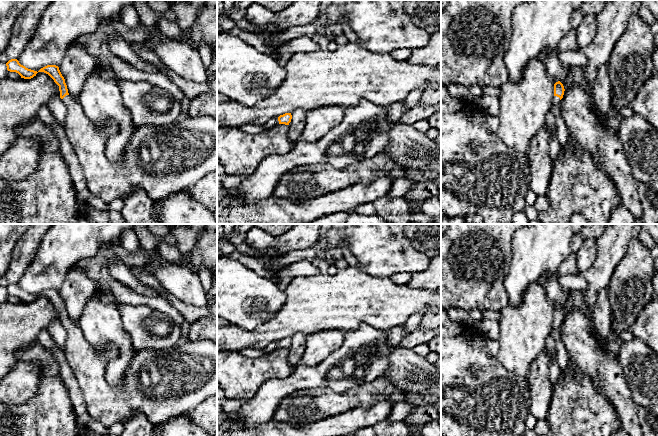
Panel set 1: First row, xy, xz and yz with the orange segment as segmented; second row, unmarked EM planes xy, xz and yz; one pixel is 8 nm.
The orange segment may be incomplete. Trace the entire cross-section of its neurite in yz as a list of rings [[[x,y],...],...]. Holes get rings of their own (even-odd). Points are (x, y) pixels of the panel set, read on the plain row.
[[[560,305],[554,308],[554,321],[552,324],[552,330],[560,327],[560,324],[563,322],[564,315],[564,310]]]

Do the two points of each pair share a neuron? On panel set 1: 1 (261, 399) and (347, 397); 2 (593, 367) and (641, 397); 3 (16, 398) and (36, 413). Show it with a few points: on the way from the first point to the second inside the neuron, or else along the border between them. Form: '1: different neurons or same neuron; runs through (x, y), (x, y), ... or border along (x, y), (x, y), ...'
1: different neurons; border along (303, 388), (288, 393), (279, 403), (271, 419)
2: different neurons; border along (621, 368), (631, 398), (637, 406)
3: different neurons; border along (38, 385), (30, 398), (10, 406)

